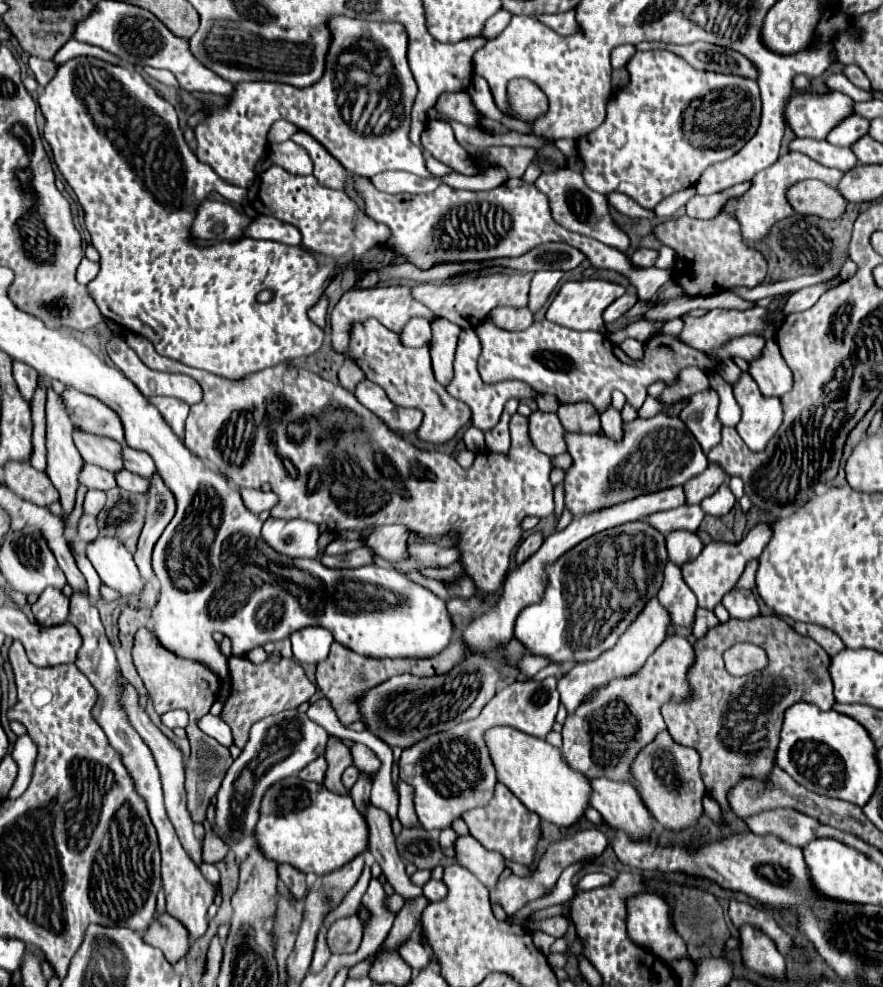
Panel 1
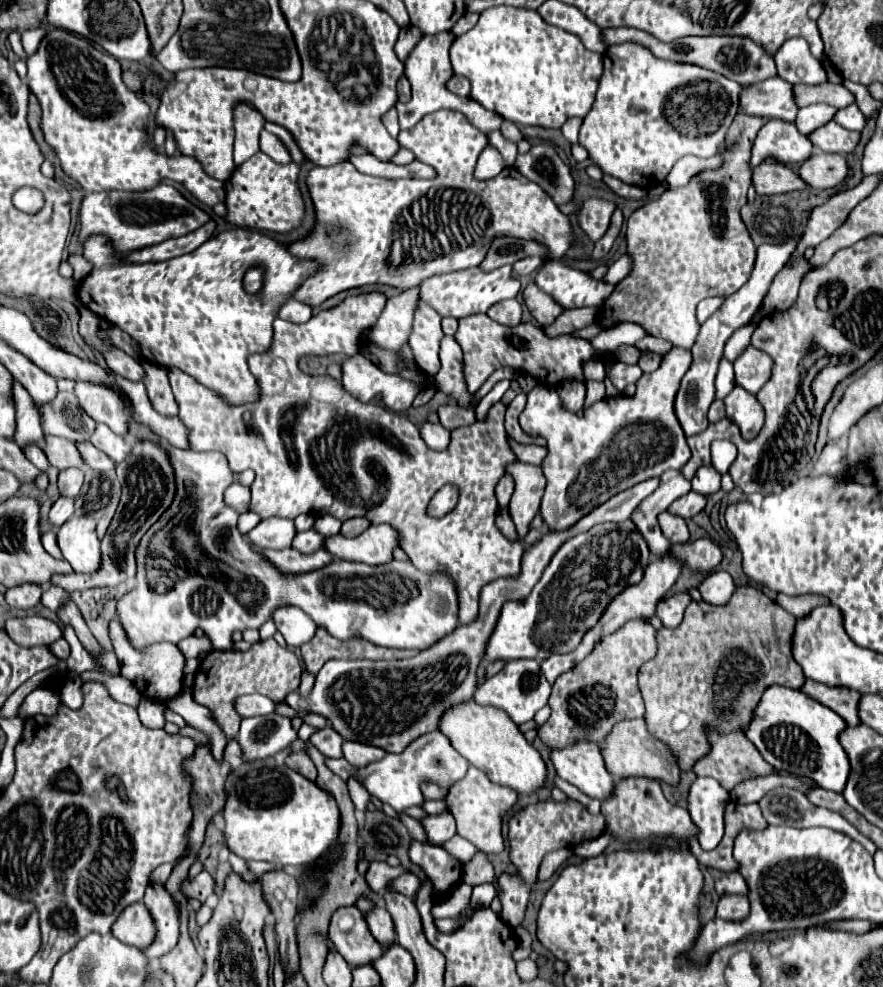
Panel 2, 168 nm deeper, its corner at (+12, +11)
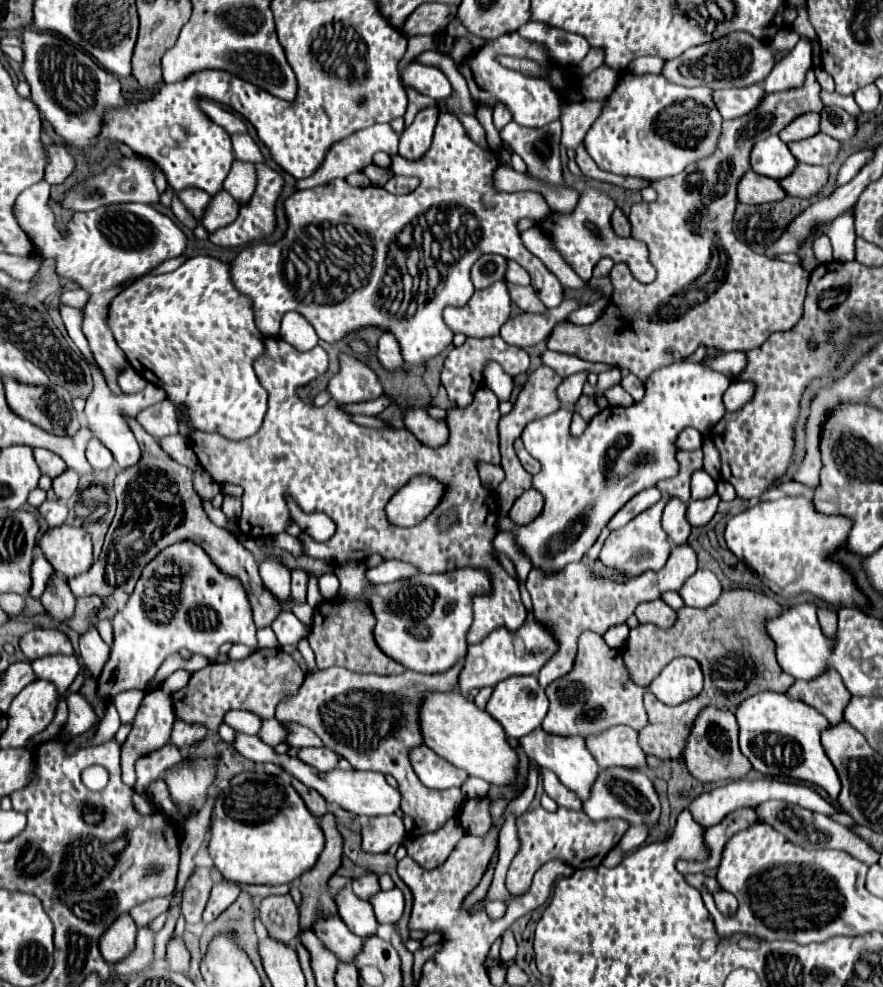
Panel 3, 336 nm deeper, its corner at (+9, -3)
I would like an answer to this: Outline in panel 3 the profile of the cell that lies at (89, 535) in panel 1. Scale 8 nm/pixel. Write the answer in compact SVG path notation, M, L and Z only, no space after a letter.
M46 500L42 506L40 506L40 514L46 518L48 526L50 528L56 528L56 526L62 526L68 518L68 508L64 502L56 500L56 502L50 502Z

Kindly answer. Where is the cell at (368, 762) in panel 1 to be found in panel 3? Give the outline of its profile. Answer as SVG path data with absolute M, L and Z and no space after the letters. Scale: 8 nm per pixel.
M320 746L320 748L302 748L298 752L298 758L306 764L310 764L312 768L320 770L320 772L328 772L334 770L338 764L338 754Z

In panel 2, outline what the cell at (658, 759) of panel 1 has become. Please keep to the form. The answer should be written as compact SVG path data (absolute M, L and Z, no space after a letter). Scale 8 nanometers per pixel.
M643 718L617 722L611 728L609 736L605 736L605 740L601 744L601 754L603 754L603 760L605 760L605 768L615 778L649 776L649 778L655 778L655 780L665 780L669 784L679 782L679 772L681 770L677 768L677 760L673 760L673 756L665 748L665 744L661 744L653 736L649 736Z

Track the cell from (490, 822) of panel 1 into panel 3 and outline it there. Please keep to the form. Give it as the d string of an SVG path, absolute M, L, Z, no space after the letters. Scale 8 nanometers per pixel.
M490 796L482 798L468 798L458 812L458 820L466 834L484 838L492 828L492 814L490 814Z

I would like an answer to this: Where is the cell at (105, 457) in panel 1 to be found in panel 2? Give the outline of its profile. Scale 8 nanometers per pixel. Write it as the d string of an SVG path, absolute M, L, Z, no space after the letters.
M59 390L51 402L47 404L33 402L33 404L39 412L45 434L63 436L69 438L71 442L89 440L89 436L93 434L95 420L91 420L91 416L85 414L73 392Z

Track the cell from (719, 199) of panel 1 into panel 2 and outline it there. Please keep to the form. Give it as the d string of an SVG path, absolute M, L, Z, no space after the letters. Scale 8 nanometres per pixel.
M769 120L759 132L751 148L751 166L773 156L783 166L793 166L813 154L809 138L785 120Z

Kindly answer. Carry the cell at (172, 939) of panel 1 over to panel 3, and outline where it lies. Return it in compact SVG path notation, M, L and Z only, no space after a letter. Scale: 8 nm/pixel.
M122 914L100 938L100 952L108 964L128 958L136 946L138 926L130 914Z

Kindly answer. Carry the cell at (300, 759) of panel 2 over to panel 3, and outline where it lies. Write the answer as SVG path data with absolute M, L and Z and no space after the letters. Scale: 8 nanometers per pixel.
M292 778L292 786L294 786L296 792L302 796L302 800L304 800L306 806L308 806L308 810L310 810L314 816L320 818L320 816L326 812L326 800L324 800L324 796L322 796L320 792L304 786L304 784L302 784L300 780L296 780L296 778Z

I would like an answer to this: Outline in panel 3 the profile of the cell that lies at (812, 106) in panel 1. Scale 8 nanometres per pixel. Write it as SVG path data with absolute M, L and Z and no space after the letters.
M748 86L748 88L730 88L730 90L716 90L714 102L724 120L740 118L742 114L750 114L760 106L766 92L762 86Z

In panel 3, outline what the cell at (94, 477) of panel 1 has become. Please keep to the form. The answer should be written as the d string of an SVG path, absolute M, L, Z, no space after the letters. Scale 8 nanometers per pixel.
M34 448L34 458L36 458L42 474L48 474L50 478L56 478L66 470L66 462L58 454L54 454L50 450Z

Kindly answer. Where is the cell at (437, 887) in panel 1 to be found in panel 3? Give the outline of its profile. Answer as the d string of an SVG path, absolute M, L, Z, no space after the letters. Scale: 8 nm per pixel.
M392 888L388 892L378 892L370 898L370 904L374 908L376 920L380 924L398 922L404 912L404 894L400 888Z

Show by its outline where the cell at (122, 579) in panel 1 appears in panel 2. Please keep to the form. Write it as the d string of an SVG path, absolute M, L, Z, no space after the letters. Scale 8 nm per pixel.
M89 516L69 518L57 530L57 546L63 554L63 560L67 560L75 572L91 574L101 564L95 522Z

